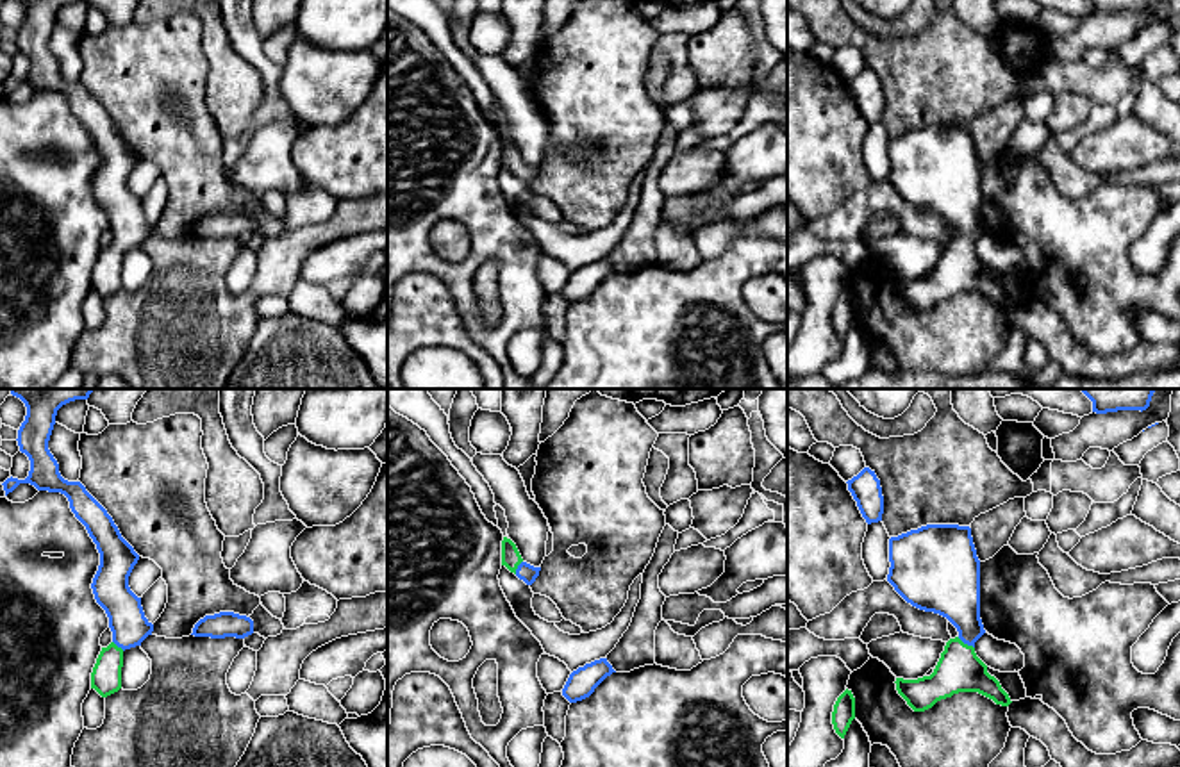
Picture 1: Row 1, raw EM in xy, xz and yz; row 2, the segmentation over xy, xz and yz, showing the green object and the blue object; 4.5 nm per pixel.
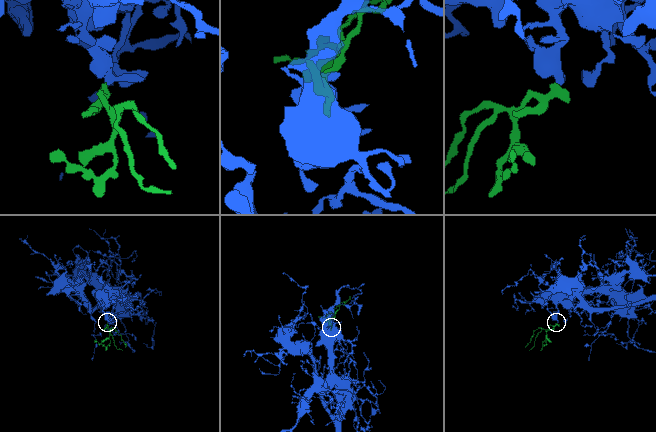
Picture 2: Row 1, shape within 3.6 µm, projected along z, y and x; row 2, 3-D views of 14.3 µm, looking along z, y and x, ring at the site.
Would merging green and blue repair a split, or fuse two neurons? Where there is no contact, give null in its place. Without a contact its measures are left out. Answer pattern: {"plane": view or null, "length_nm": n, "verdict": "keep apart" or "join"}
{"plane": "yz", "length_nm": 90, "verdict": "join"}

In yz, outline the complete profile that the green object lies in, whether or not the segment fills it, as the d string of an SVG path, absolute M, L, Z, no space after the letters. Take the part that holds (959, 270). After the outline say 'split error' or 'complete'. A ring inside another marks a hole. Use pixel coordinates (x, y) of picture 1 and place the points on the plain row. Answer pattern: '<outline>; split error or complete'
M927 125L889 139L887 182L912 207L946 218L959 232L950 239L930 276L918 280L896 278L896 291L914 312L925 312L937 301L959 293L978 293L996 305L1012 301L1000 282L987 273L987 266L976 257L975 243L985 234L980 219L980 161L969 127Z; split error

